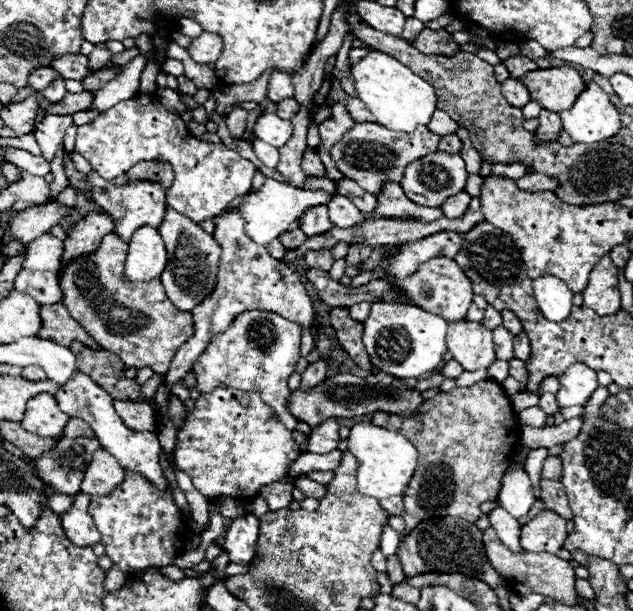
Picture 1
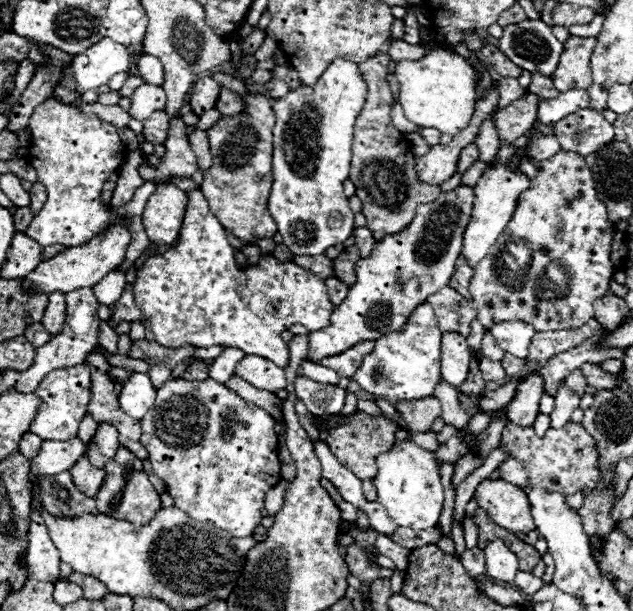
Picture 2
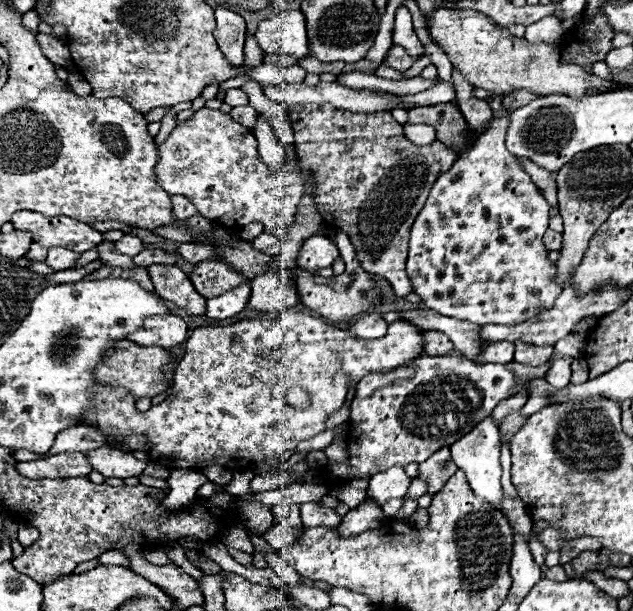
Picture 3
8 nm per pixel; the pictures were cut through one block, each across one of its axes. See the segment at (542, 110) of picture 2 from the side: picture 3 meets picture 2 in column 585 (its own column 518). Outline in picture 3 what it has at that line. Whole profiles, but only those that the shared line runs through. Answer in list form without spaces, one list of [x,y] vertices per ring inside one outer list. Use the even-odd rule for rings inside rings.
[[[516,90],[516,92],[504,94],[502,104],[504,104],[508,110],[516,110],[516,108],[520,108],[520,106],[524,106],[524,104],[530,104],[534,98],[536,98],[536,96],[530,94],[528,90]]]

